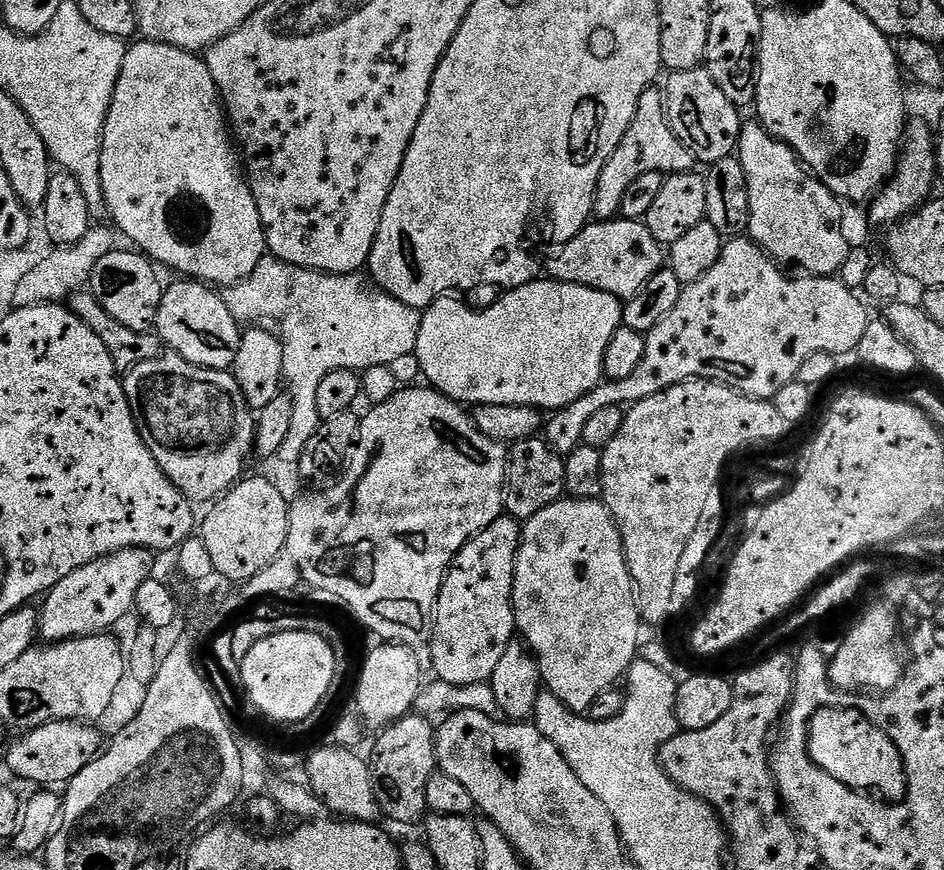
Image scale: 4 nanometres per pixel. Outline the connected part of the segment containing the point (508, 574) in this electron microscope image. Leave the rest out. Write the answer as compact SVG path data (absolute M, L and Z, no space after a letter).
M501 514L497 520L490 522L490 526L486 526L486 530L478 533L473 540L468 540L466 546L462 546L460 553L452 559L440 587L432 626L431 667L436 668L435 675L439 679L454 686L470 686L491 681L502 654L506 654L506 646L513 643L518 629L516 615L512 609L512 587L521 535L521 521L514 520L507 514Z

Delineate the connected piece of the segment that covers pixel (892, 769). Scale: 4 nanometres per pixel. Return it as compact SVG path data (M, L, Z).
M854 706L817 707L809 724L808 753L811 760L832 778L856 791L879 790L885 801L899 803L908 793L905 764L895 742Z

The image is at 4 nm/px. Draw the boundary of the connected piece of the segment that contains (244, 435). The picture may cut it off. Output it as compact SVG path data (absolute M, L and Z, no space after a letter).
M168 350L165 351L161 356L158 357L157 360L151 360L150 362L146 362L142 366L134 366L134 370L130 370L129 372L123 373L122 376L124 382L124 393L126 394L126 398L130 402L130 410L132 411L132 417L136 419L136 429L140 432L140 437L142 438L142 442L146 446L146 450L150 450L150 454L154 454L154 462L158 462L158 466L162 470L162 474L166 474L166 478L168 481L176 487L179 492L183 494L184 497L189 500L193 505L199 506L199 504L204 504L203 506L211 505L213 502L220 499L224 493L229 492L232 487L236 484L240 483L241 480L245 479L246 471L244 472L244 459L247 458L248 452L250 456L250 449L253 447L255 438L256 438L256 416L254 415L254 410L251 408L246 402L246 398L242 394L242 390L238 386L238 382L236 381L236 377L232 375L231 371L221 370L219 368L199 368L197 364L191 364L188 360L183 360L181 356L176 355L175 352Z

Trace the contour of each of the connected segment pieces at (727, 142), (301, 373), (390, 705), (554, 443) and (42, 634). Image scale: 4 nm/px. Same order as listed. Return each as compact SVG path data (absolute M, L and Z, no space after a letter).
M701 66L671 73L667 77L666 103L668 121L681 142L692 151L701 165L707 166L733 155L740 142L741 109L722 94L718 82Z
M266 254L244 280L225 287L226 310L241 326L277 324L284 348L284 378L287 395L292 397L294 418L286 442L282 442L279 463L299 465L306 442L314 438L322 417L318 414L318 386L334 370L360 374L365 368L391 365L402 354L416 351L421 313L381 292L363 275L334 276L277 260Z
M384 642L379 645L364 660L364 669L360 672L360 685L355 685L354 696L356 692L356 704L358 715L365 725L376 727L376 730L383 730L388 725L394 723L395 720L401 720L404 716L409 715L416 707L416 699L422 687L422 679L420 680L420 672L422 665L418 662L418 658L411 652L409 648L404 648L400 644Z
M729 239L714 266L710 266L710 270L706 270L698 282L683 285L678 306L674 306L674 310L670 310L670 314L658 322L658 326L646 333L646 354L642 354L642 362L638 370L630 374L630 378L605 379L597 388L578 398L578 402L553 411L549 420L547 417L548 445L560 456L566 457L582 442L582 430L586 430L586 422L590 422L590 417L597 410L603 410L605 406L637 404L684 380L717 380L720 384L743 392L745 396L772 402L782 386L796 380L802 362L810 358L812 352L825 352L837 358L843 357L843 352L855 353L858 342L862 342L862 334L866 334L870 319L870 313L864 309L865 301L838 278L800 274L797 280L791 280L784 272L787 271L755 240Z
M127 548L92 560L74 570L74 574L66 574L66 578L48 589L43 597L44 608L39 609L39 639L59 642L79 636L99 636L112 630L127 612L135 609L138 590L142 582L153 579L152 567L156 560L147 548Z

